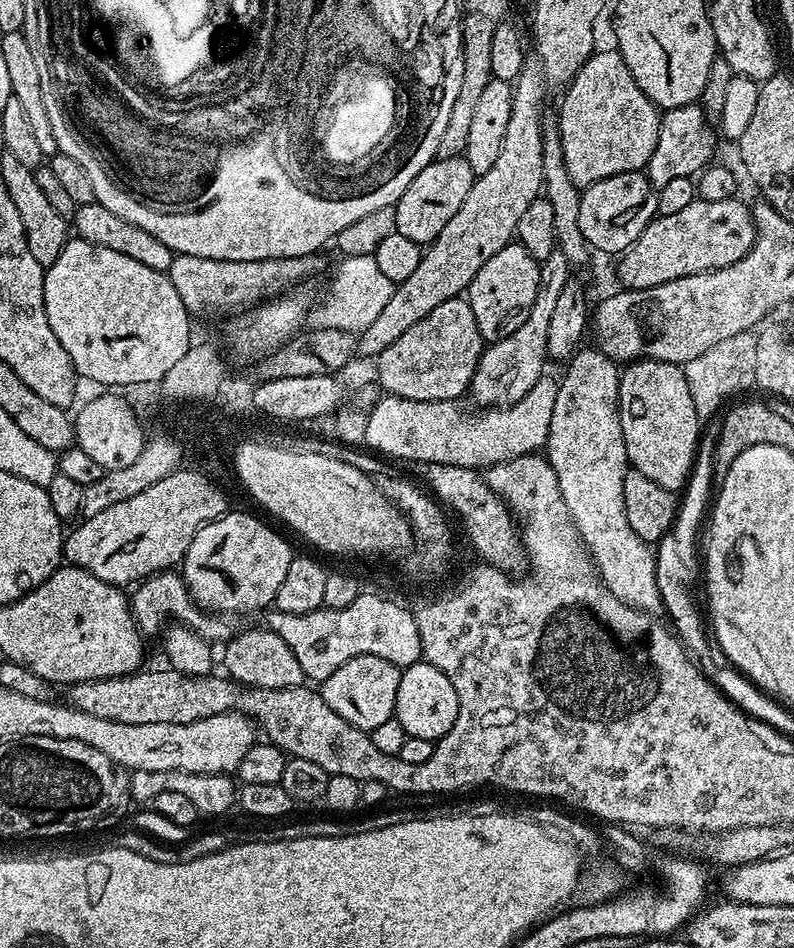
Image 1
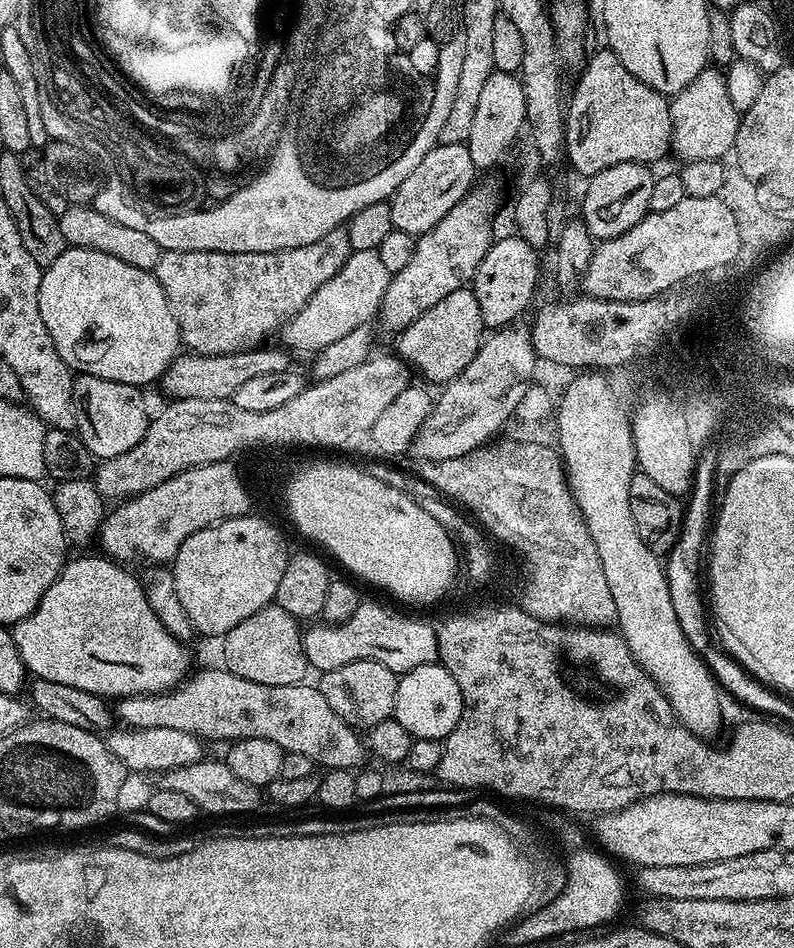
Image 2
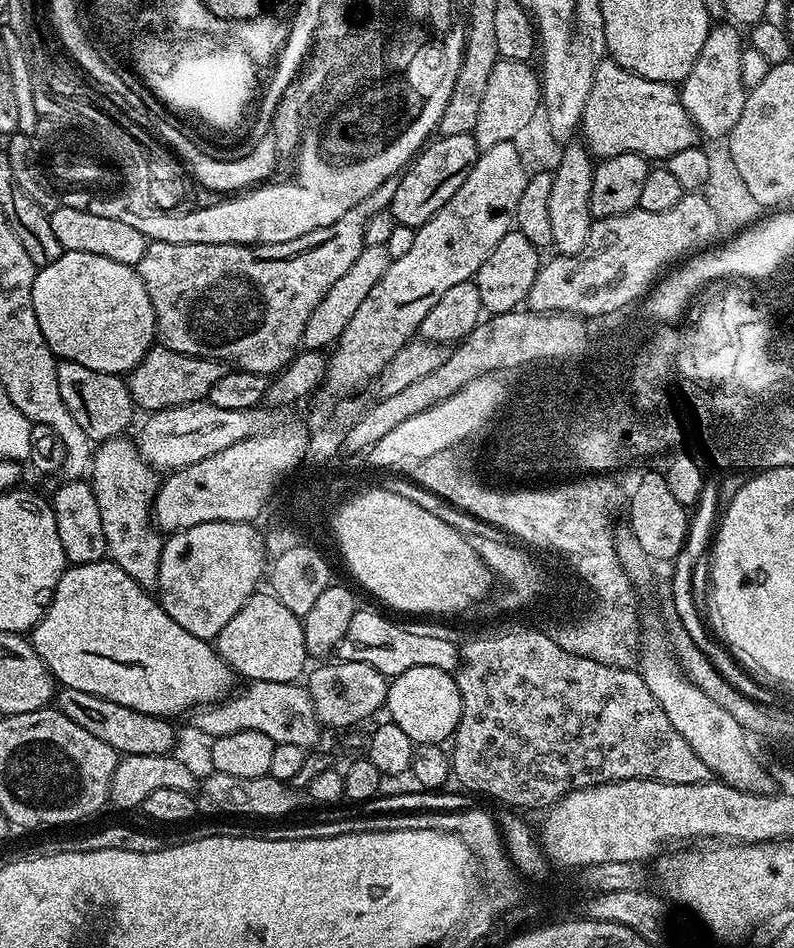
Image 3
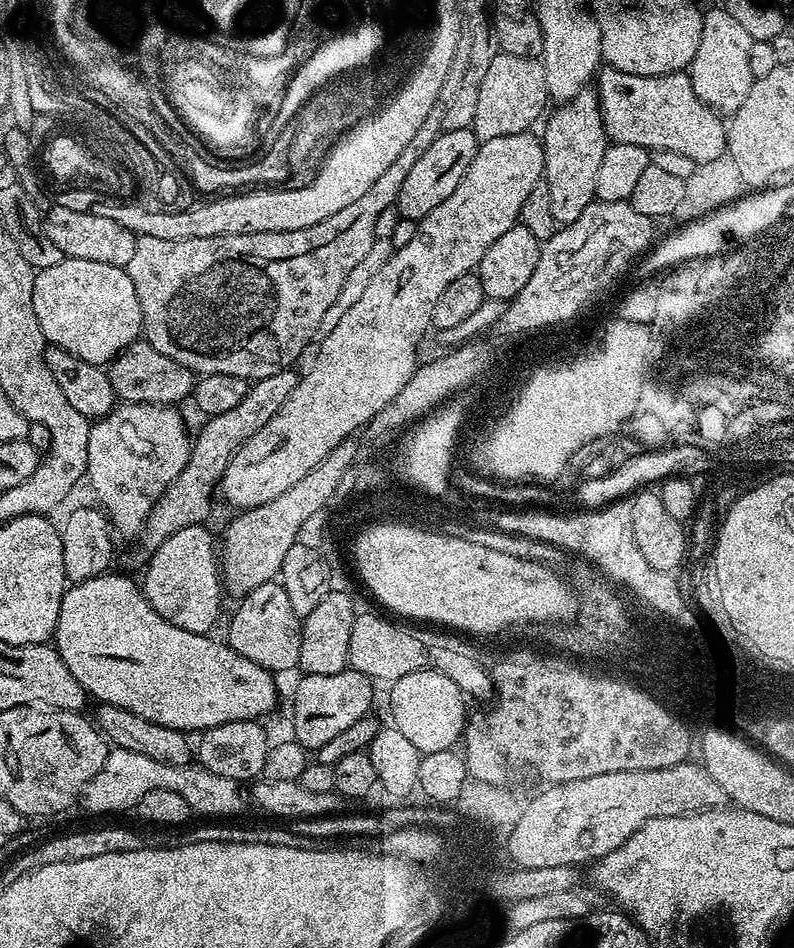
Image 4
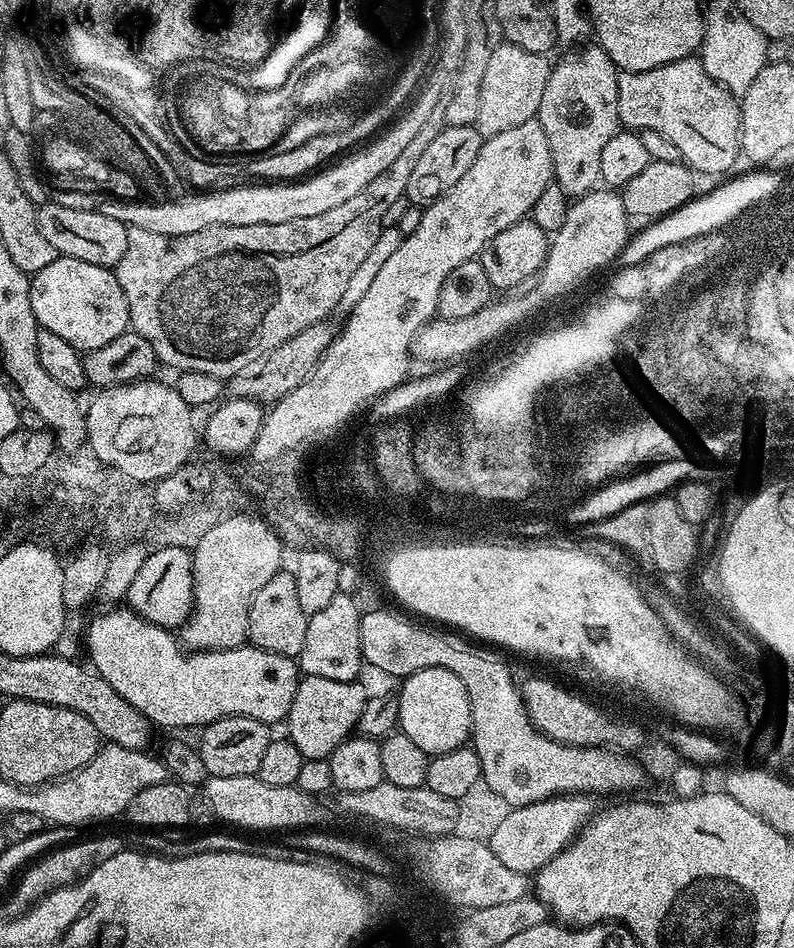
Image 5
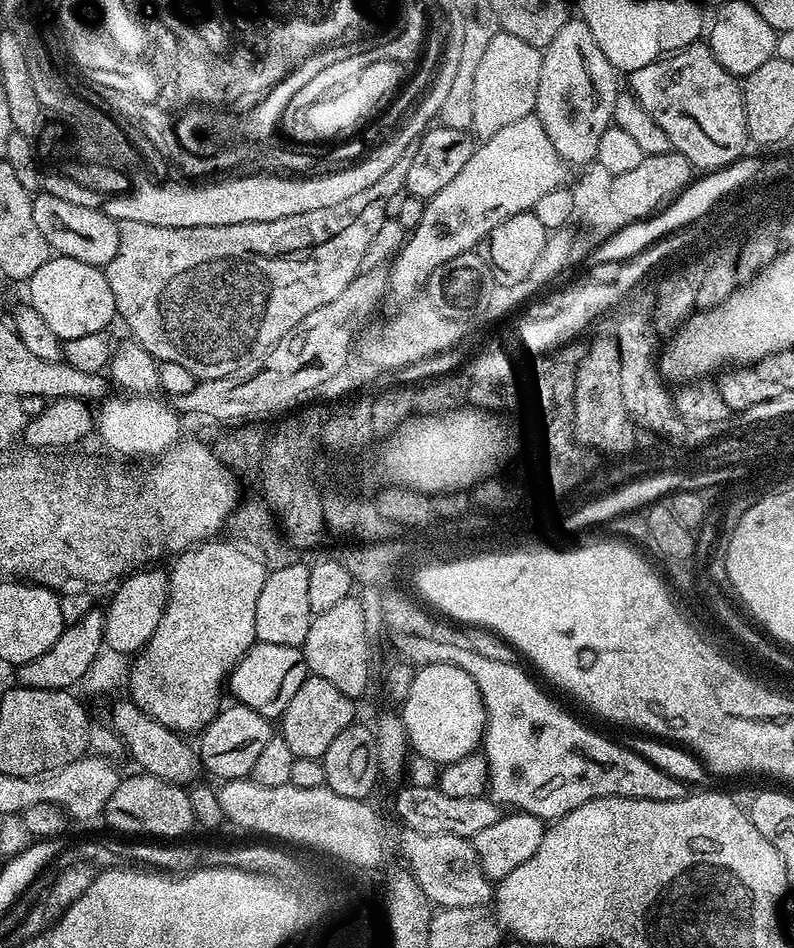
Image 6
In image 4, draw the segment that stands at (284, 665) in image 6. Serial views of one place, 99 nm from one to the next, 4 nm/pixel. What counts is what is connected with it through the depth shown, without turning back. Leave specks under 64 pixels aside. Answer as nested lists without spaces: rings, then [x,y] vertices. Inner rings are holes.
[[[112,575],[95,576],[81,584],[72,584],[62,598],[62,606],[56,623],[54,637],[56,653],[62,658],[62,662],[66,662],[66,670],[70,670],[70,674],[74,674],[74,678],[78,678],[78,682],[83,686],[89,697],[95,698],[102,704],[129,708],[134,714],[141,715],[142,718],[148,719],[150,722],[157,723],[160,726],[172,727],[174,730],[185,734],[193,734],[192,732],[203,734],[207,728],[222,726],[231,720],[260,720],[275,706],[277,677],[273,673],[267,672],[262,666],[258,666],[258,662],[250,662],[250,658],[242,658],[242,654],[238,654],[223,639],[211,640],[213,638],[211,635],[194,634],[190,630],[182,630],[178,626],[166,622],[162,618],[162,614],[158,614],[158,610],[154,610],[154,606],[150,606],[150,602],[144,596],[143,587],[137,581],[135,584],[128,576]]]

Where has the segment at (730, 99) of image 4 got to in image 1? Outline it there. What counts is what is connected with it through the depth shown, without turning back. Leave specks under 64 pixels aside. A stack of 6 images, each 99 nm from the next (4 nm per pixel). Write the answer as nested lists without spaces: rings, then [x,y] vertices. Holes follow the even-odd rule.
[[[699,103],[667,109],[660,117],[658,146],[654,146],[654,154],[650,154],[646,169],[648,181],[653,188],[659,190],[673,178],[695,177],[713,163],[716,140],[718,141],[718,136],[714,131],[713,121],[708,119]]]

